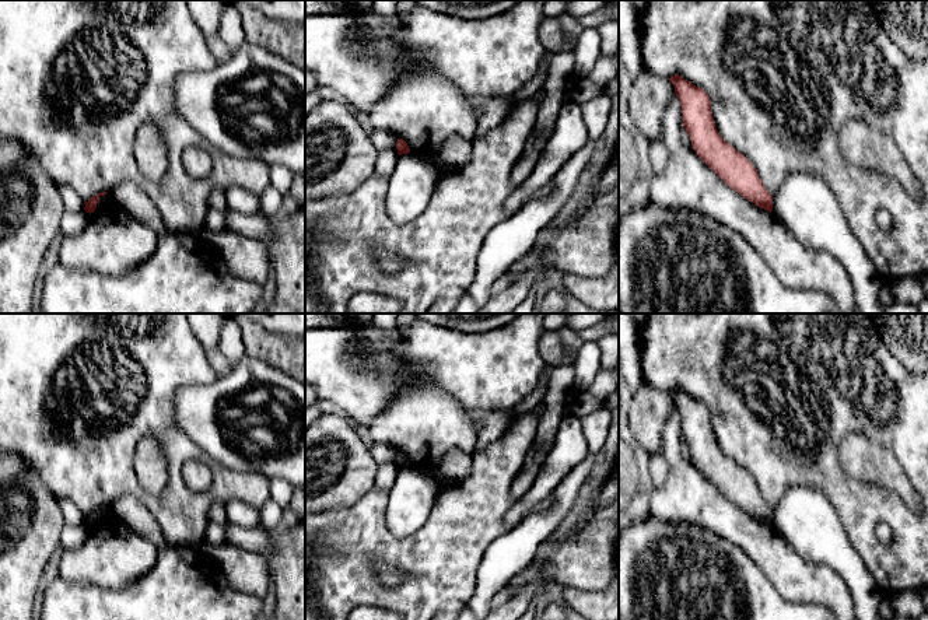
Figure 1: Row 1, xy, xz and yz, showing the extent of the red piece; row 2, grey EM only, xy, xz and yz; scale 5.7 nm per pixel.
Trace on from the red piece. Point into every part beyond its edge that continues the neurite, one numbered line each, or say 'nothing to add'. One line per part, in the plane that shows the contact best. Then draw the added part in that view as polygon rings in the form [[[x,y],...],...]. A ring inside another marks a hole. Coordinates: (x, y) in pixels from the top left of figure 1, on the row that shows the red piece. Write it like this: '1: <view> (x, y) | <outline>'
nothing to add

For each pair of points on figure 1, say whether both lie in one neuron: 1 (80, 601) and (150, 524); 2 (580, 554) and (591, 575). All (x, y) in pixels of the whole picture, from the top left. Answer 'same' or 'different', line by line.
1: different
2: same

